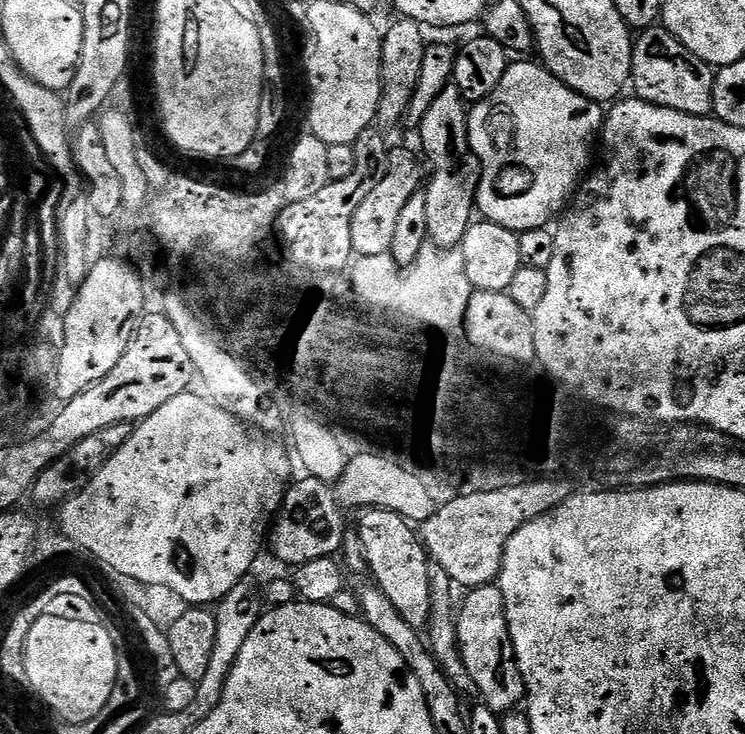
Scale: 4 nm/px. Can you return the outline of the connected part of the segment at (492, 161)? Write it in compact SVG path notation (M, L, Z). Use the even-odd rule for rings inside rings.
M528 58L521 60L524 60L521 64L509 63L508 69L502 74L496 89L484 100L471 105L468 112L468 145L472 147L472 153L476 156L477 164L480 165L480 181L476 187L476 208L483 219L494 222L498 226L517 234L545 227L548 224L547 220L550 219L549 221L551 221L561 211L562 206L569 203L570 197L575 193L586 169L589 167L588 155L591 152L593 155L594 137L599 133L606 115L605 109L597 101L586 98L575 92L574 89L565 86L555 74L544 67L543 63L535 62L536 64L531 64Z

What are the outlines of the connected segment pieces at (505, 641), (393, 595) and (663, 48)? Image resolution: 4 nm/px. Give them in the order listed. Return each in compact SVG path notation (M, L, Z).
M495 583L483 588L473 588L464 601L459 601L456 614L456 647L460 653L462 672L472 679L480 691L479 699L492 712L507 714L521 707L525 699L524 679L516 666L516 655L512 650L512 639L508 636L508 623L504 599Z
M370 508L363 513L364 516L360 520L360 525L354 533L355 539L360 546L360 554L364 557L367 571L372 571L375 587L381 588L386 594L386 598L390 598L390 602L394 602L394 610L398 610L398 614L402 614L402 618L406 618L406 622L414 629L420 630L428 623L428 615L432 613L432 582L430 579L430 561L428 553L424 550L424 545L418 535L417 529L408 521L403 520L398 514L388 512L384 508Z
M663 26L643 29L632 46L632 84L641 100L691 116L707 116L712 112L712 87L716 73L713 65L702 62L686 46L682 46Z

